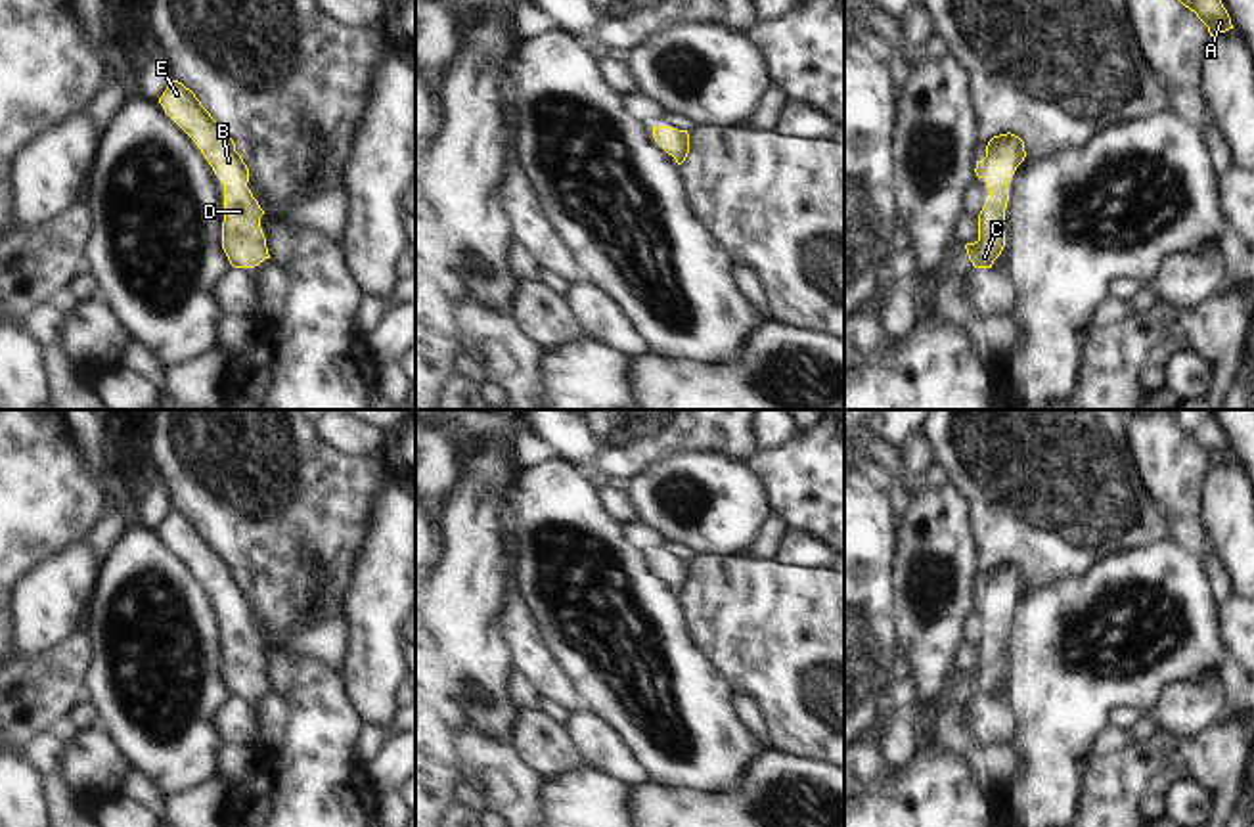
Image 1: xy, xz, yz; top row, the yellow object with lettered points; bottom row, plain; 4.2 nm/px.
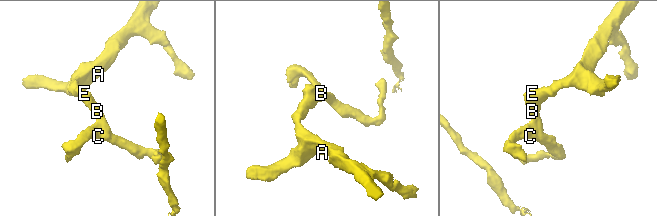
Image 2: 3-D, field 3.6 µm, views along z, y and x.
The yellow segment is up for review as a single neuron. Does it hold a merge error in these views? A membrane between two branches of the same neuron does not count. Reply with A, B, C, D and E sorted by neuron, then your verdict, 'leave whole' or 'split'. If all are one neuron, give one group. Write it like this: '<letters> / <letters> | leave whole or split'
A B C D E | leave whole

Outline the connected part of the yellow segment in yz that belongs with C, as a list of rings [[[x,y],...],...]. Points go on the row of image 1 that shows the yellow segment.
[[[1007,132],[994,136],[986,145],[986,157],[976,161],[974,172],[990,188],[990,197],[978,214],[978,239],[965,245],[974,268],[992,268],[1005,247],[1003,220],[1009,201],[1007,182],[1024,157],[1024,142]]]

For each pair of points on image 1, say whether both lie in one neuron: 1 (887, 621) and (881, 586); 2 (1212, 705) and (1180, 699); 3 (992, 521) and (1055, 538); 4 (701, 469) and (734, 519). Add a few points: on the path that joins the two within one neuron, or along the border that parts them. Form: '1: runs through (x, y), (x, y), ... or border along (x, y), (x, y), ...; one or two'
1: runs through (883, 613), (881, 594); one
2: runs through (1205, 703), (1187, 703); one
3: runs through (1007, 521), (1034, 521), (1040, 527); one
4: runs through (715, 483), (728, 491), (730, 506); one

